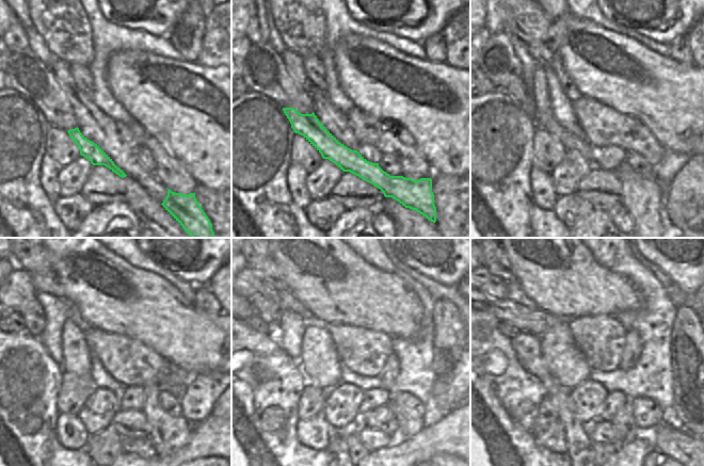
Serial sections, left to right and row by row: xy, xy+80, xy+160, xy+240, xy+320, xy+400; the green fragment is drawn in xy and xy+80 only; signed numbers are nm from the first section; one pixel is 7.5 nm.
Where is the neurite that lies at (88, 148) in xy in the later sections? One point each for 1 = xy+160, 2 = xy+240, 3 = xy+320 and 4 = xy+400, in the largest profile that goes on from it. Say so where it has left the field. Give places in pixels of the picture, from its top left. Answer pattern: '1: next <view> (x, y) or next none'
1: next xy+160 (516, 90)
2: next xy+240 (32, 312)
3: next xy+320 (266, 301)
4: next xy+400 (495, 289)

